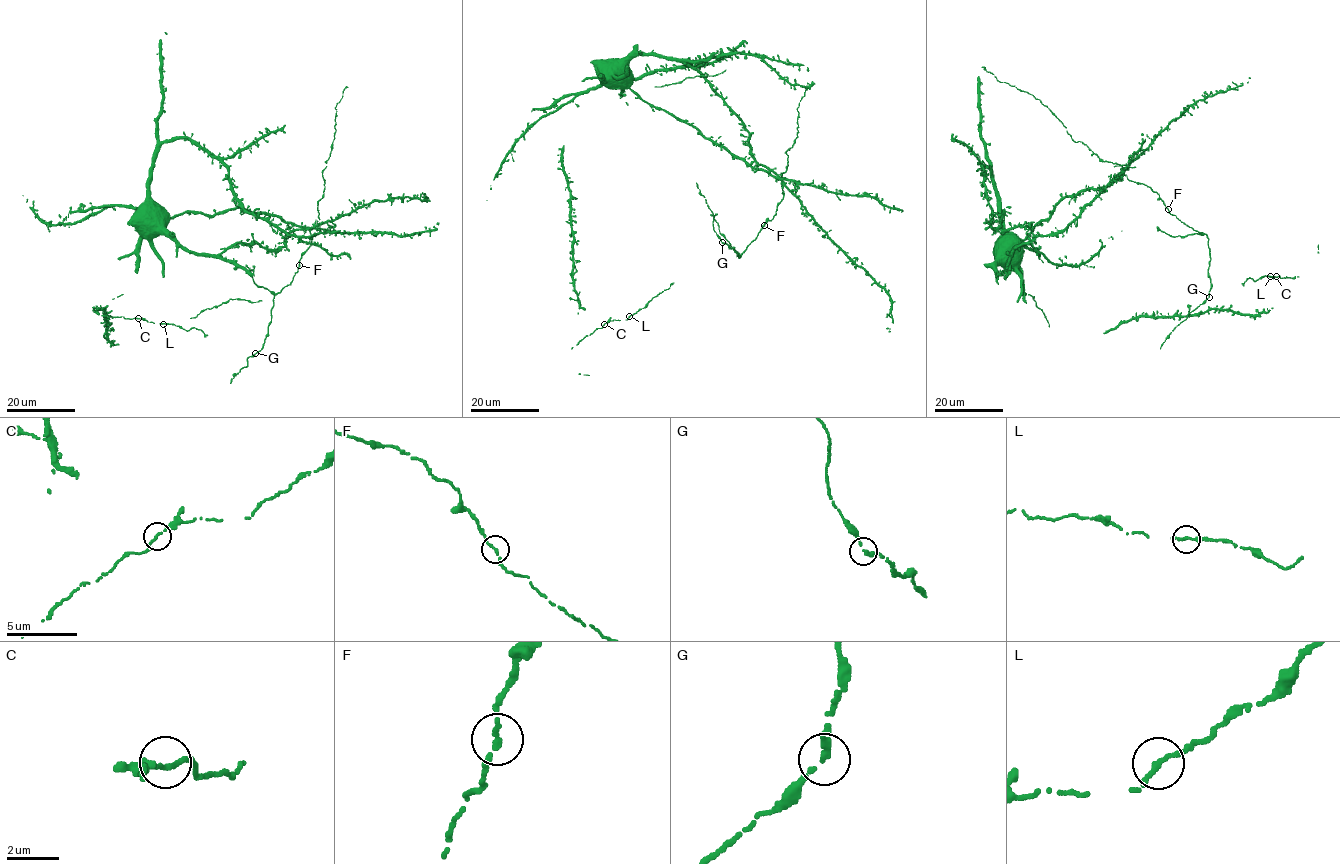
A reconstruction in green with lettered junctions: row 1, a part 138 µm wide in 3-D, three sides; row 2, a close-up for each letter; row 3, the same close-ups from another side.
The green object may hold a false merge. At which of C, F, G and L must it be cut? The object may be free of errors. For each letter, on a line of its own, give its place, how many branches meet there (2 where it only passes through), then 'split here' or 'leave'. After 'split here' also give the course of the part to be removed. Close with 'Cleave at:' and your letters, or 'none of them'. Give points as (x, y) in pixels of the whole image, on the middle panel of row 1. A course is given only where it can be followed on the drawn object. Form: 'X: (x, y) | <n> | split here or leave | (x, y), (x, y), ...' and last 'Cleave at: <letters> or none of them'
C: (604, 324) | 2 | leave
F: (764, 225) | 2 | leave
G: (722, 242) | 2 | leave
L: (629, 316) | 2 | leave
Cleave at: none of them

